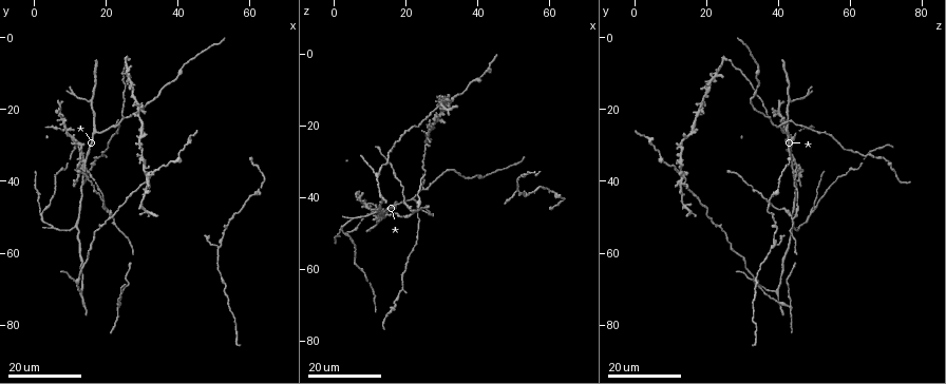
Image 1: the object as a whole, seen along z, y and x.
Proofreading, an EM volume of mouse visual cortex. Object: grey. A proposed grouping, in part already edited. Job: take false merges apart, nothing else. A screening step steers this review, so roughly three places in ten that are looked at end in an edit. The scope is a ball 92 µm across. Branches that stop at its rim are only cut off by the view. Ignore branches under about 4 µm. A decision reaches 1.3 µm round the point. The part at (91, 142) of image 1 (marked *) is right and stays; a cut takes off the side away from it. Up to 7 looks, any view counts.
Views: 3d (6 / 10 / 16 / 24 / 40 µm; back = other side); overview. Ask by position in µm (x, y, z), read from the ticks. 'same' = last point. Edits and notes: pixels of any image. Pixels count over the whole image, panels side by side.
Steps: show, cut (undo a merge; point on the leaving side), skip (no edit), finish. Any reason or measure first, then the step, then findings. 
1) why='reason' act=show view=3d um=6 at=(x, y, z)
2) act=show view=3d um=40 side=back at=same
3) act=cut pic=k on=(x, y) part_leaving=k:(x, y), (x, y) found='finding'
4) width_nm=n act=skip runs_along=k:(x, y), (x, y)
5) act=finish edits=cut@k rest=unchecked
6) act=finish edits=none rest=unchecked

why='three-way junction' act=show view=3d um=24 at=(11.5, 53.0, 44.0)

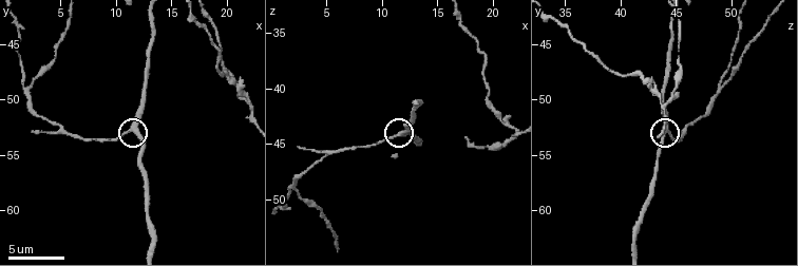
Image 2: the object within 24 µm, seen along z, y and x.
act=show view=3d um=10 at=(11.6, 52.8, 44.0)

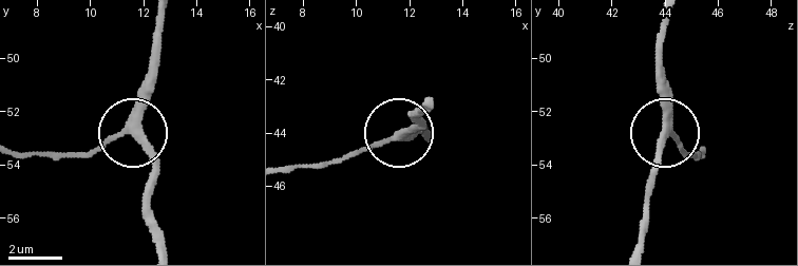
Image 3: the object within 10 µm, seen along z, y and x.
arms=3 act=skip runs_along=3:(666, 22), (662, 129), (687, 156) found='continuous, no second cell'

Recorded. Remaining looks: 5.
why='three arms meet' act=show view=3d um=24 at=(22.0, 51.0, 44.0)

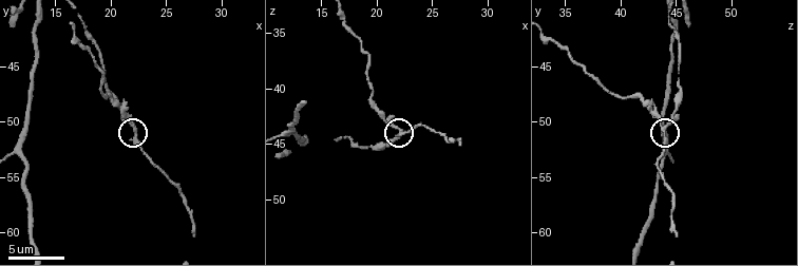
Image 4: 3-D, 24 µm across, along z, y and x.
why='zoom in' act=show view=3d um=10 at=(22.0, 50.8, 43.8)

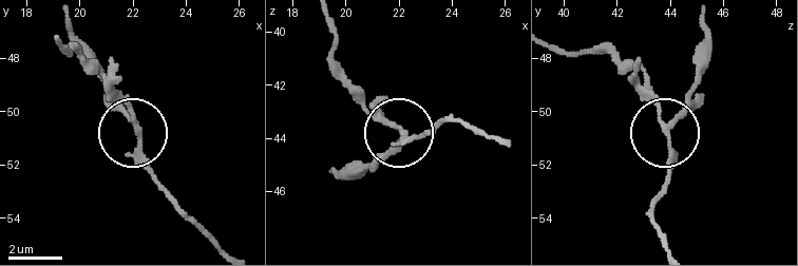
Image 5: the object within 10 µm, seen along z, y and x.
width_nm=160 act=cut pic=5 on=(114, 91) part_leaving=5:(136, 120), (59, 45) found='a second cell is stuck on'

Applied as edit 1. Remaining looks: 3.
why='a fork' act=show view=3d um=24 at=(51.5, 59.0, 38.5)

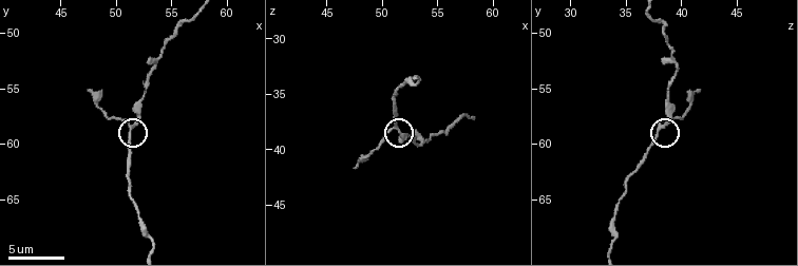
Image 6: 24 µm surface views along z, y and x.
act=show view=3d um=6 at=(51.4, 58.6, 38.2)

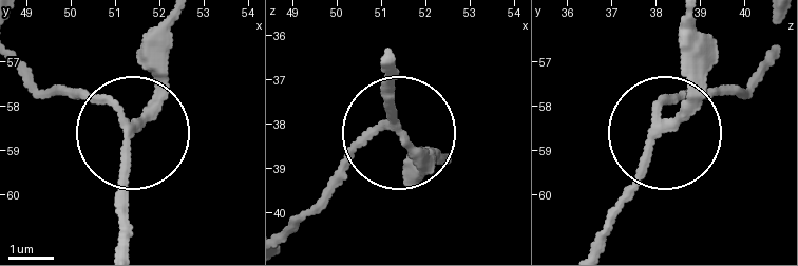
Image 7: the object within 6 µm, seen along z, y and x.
act=skip found='continuous, no second cell'

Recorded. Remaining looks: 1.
act=finish edits=cut@5 rest=unchecked

